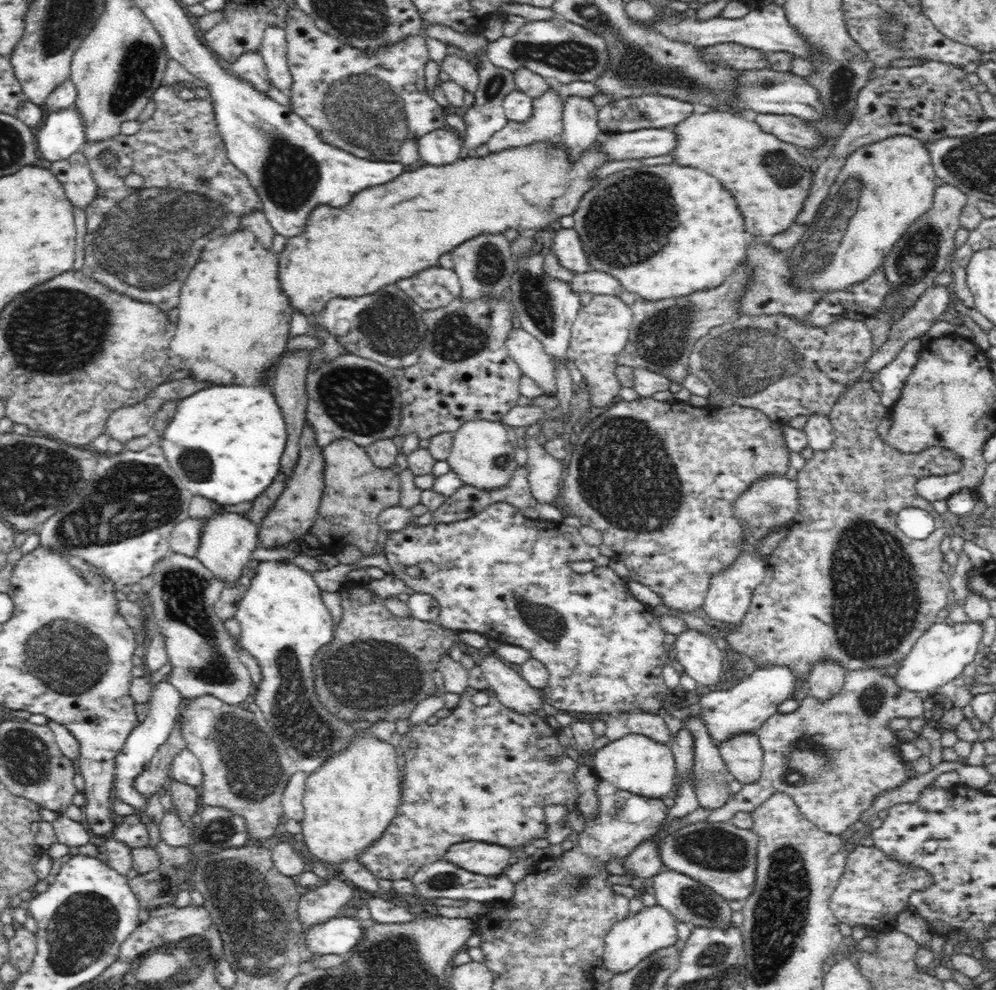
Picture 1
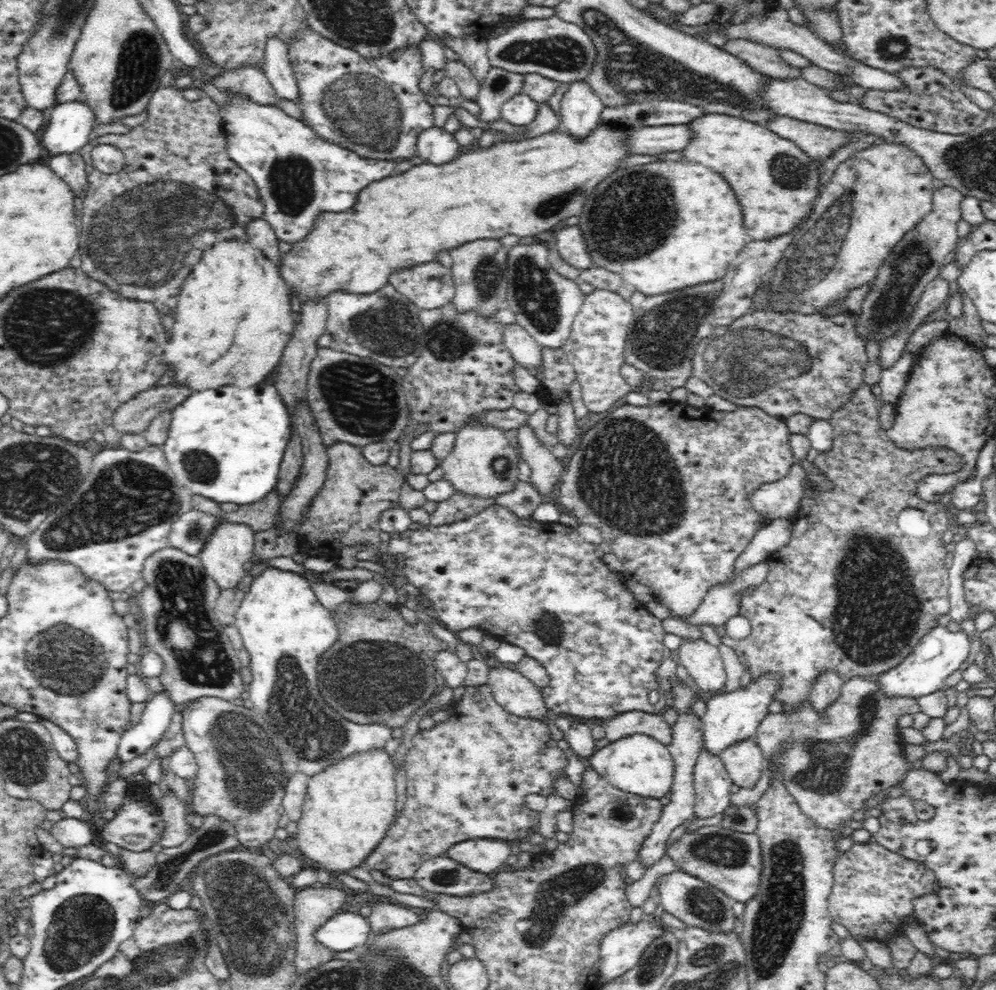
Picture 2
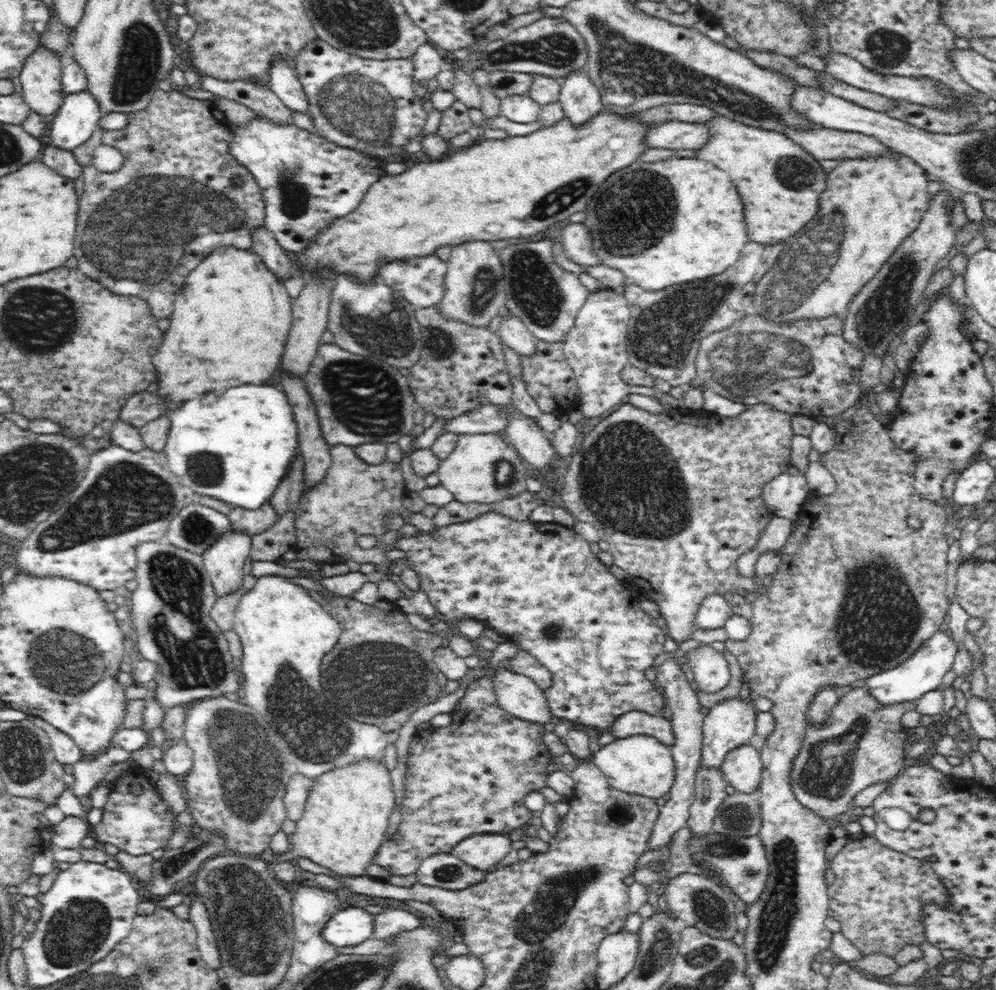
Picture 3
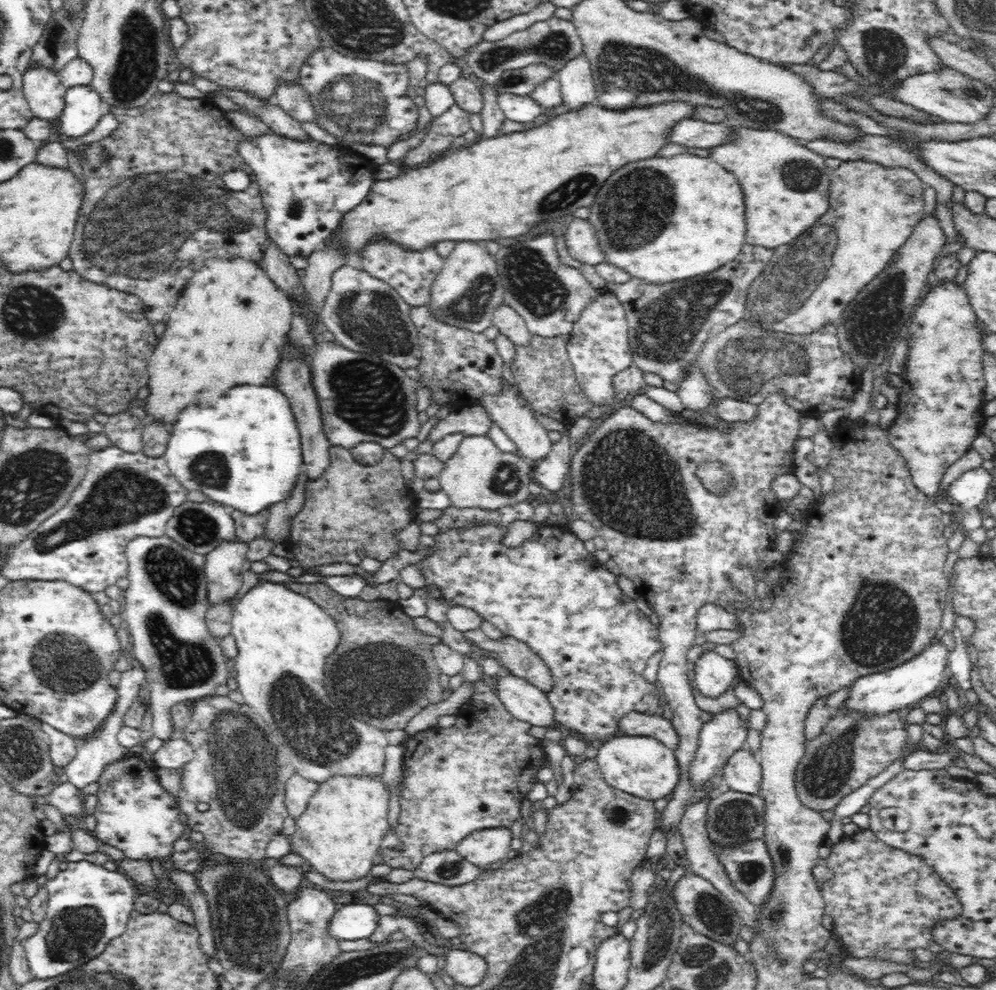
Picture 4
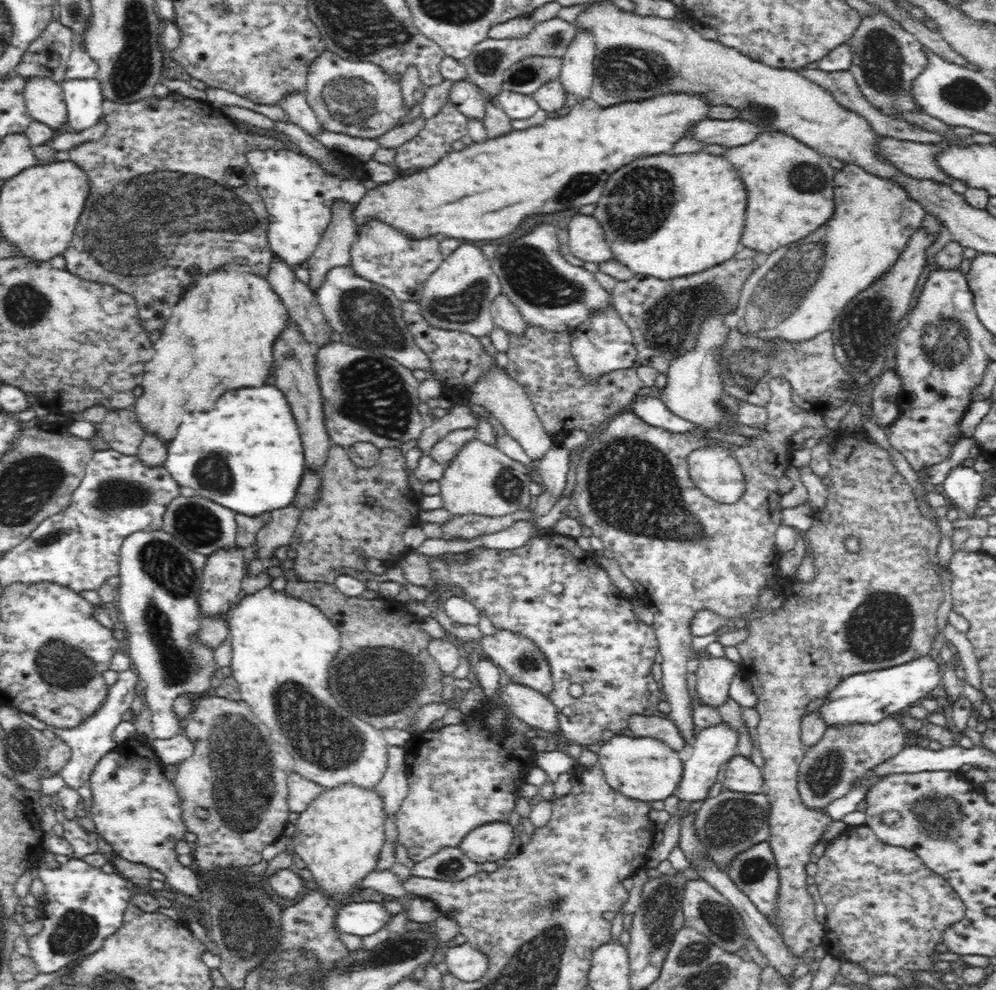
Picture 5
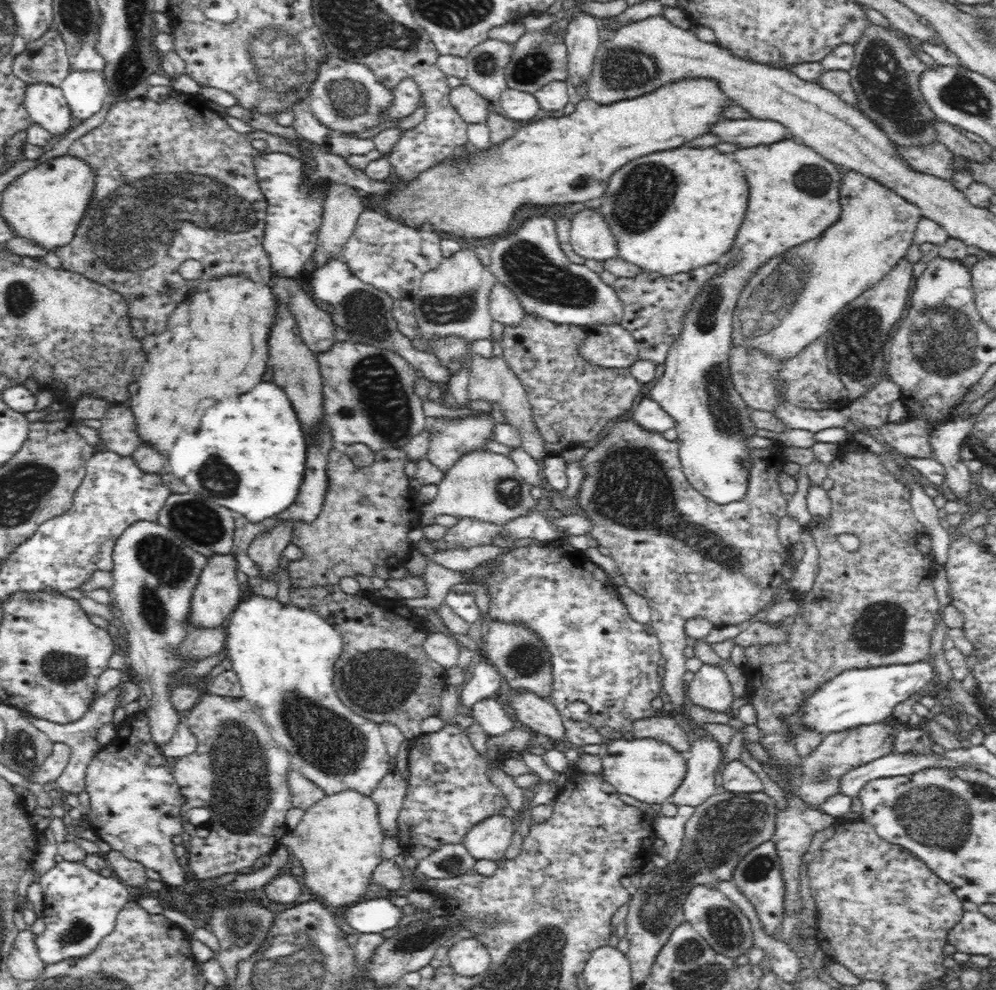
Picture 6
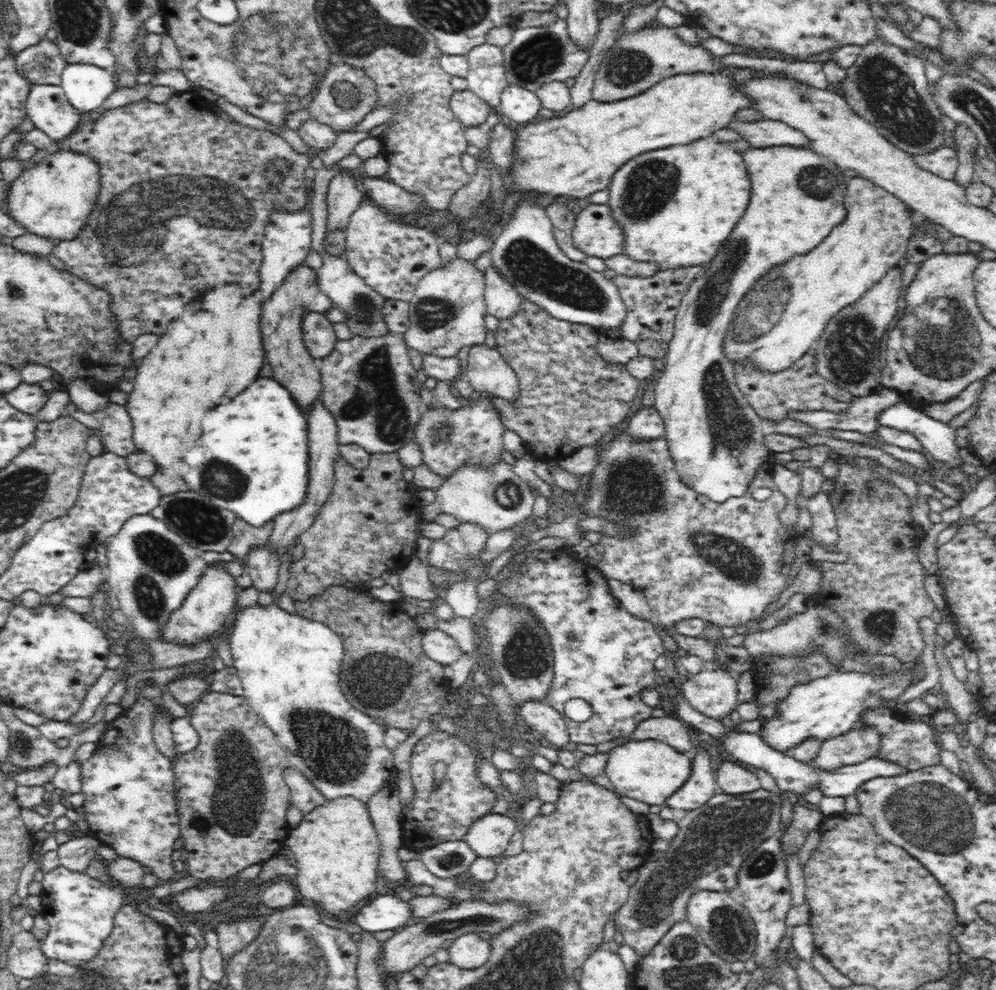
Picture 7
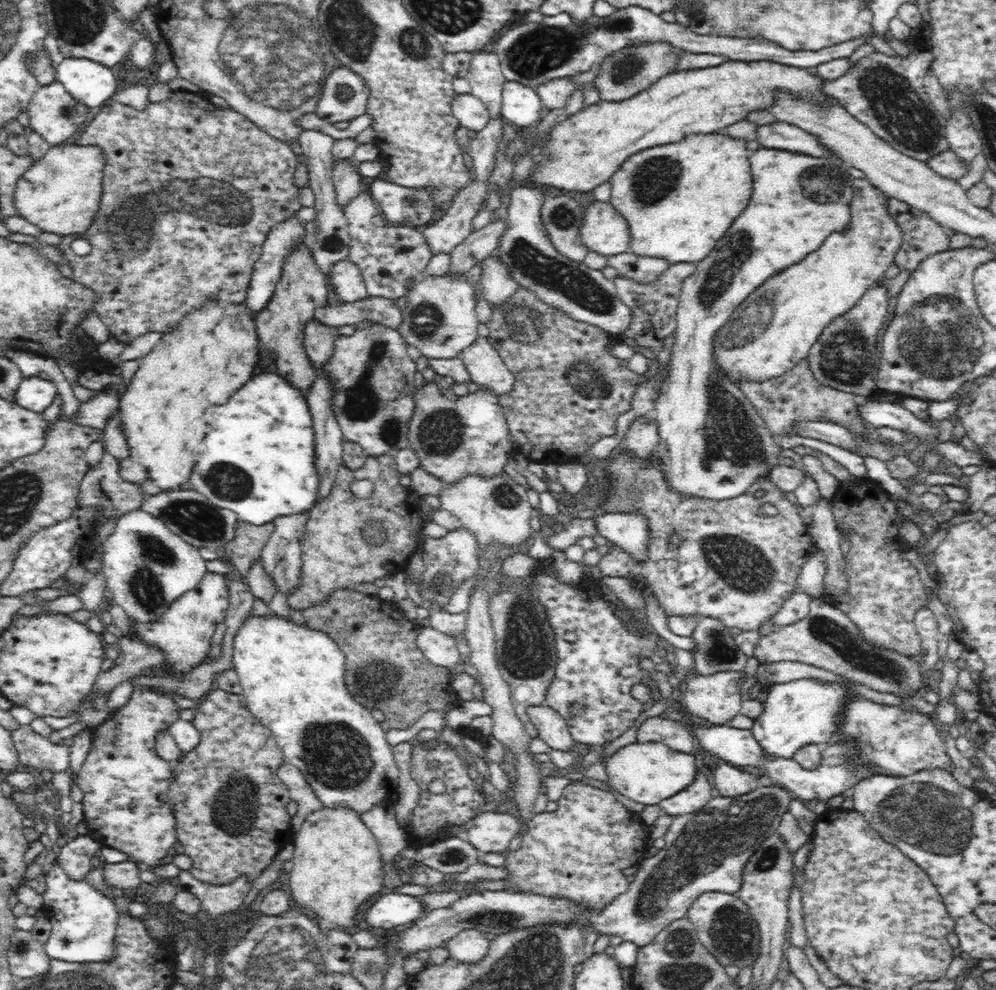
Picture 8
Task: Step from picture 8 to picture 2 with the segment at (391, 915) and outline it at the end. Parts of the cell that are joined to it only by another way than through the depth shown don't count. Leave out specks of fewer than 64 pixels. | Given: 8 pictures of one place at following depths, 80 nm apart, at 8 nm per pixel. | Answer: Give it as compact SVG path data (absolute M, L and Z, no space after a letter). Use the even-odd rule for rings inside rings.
M341 912L314 932L315 940L334 952L352 951L366 945L372 928L360 913Z

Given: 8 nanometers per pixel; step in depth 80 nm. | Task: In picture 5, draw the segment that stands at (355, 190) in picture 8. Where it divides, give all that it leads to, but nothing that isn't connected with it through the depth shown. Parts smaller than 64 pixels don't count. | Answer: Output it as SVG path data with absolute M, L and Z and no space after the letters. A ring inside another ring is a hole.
M338 203L332 208L332 219L322 235L314 254L308 258L310 281L307 284L316 292L328 270L350 266L350 245L356 240L354 206Z

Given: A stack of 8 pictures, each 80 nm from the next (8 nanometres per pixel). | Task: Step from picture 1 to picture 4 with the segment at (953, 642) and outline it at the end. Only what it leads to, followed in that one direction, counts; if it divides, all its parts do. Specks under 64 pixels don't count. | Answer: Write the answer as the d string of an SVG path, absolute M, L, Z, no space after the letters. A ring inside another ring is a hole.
M929 644L916 653L910 660L890 668L884 672L875 672L853 683L853 687L848 692L848 697L840 707L844 711L858 709L862 713L888 713L892 709L901 709L921 701L923 698L933 696L939 692L946 683L944 668L946 668L946 658L948 658L948 648L944 644Z

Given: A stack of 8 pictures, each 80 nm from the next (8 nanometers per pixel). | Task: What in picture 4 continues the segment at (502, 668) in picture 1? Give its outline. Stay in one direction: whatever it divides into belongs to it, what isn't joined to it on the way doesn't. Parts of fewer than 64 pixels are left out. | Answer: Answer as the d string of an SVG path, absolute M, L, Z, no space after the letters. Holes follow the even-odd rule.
M513 673L498 676L495 693L514 718L542 728L557 725L547 693L524 677L514 676Z

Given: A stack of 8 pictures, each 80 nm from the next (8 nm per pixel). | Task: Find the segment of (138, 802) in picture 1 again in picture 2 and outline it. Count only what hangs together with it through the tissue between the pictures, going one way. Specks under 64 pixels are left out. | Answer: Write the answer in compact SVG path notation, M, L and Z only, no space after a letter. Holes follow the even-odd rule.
M165 690L152 693L145 702L146 706L140 722L121 736L117 756L122 762L132 760L157 746L163 734L171 728L172 716L181 707L176 706Z

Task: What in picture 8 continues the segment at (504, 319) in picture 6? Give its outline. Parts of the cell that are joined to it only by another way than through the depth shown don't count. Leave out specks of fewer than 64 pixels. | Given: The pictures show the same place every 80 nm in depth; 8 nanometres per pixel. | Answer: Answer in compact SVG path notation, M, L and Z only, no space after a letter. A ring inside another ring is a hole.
M490 254L482 263L478 288L490 308L506 304L519 287L510 271L498 260L497 254Z

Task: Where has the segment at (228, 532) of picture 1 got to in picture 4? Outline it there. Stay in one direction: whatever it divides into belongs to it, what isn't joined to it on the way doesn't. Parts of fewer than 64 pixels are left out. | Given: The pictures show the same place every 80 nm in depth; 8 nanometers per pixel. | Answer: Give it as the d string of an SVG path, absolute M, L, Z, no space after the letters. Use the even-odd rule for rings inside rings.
M227 541L205 555L205 573L211 606L229 602L237 596L238 590L244 587L240 570L247 559L247 550L248 544L244 542Z

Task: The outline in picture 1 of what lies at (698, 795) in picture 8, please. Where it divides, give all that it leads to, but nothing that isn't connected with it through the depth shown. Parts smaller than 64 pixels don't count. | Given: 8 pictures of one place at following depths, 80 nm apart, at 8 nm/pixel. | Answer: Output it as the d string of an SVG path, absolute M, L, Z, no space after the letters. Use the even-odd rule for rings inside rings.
M767 665L760 669L756 668L749 677L728 690L710 691L710 694L704 694L704 698L698 701L701 706L700 715L712 741L719 746L736 733L756 733L766 720L778 714L777 707L781 702L793 698L799 685L797 676L787 666Z

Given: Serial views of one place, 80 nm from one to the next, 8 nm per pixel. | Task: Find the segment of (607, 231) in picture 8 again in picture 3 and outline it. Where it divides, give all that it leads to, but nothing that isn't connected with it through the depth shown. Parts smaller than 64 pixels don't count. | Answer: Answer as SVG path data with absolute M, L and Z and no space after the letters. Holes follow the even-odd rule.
M569 223L561 232L562 249L564 255L575 264L583 268L599 265L598 256L592 249L590 231L584 223Z

